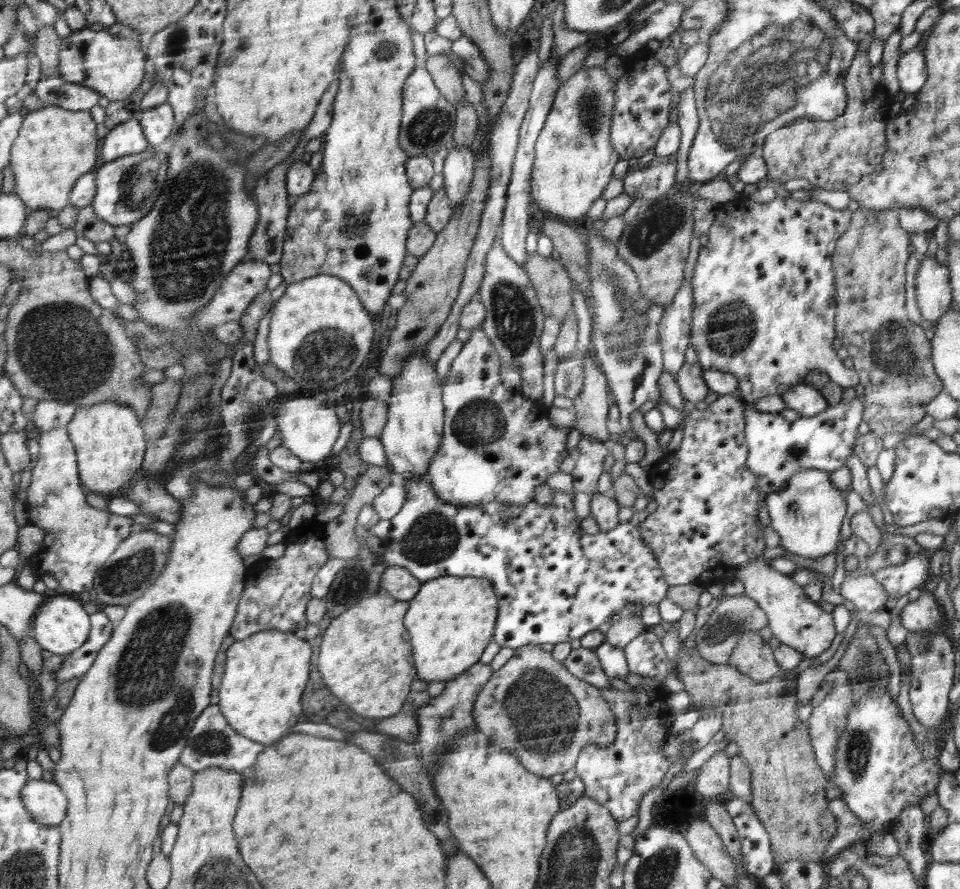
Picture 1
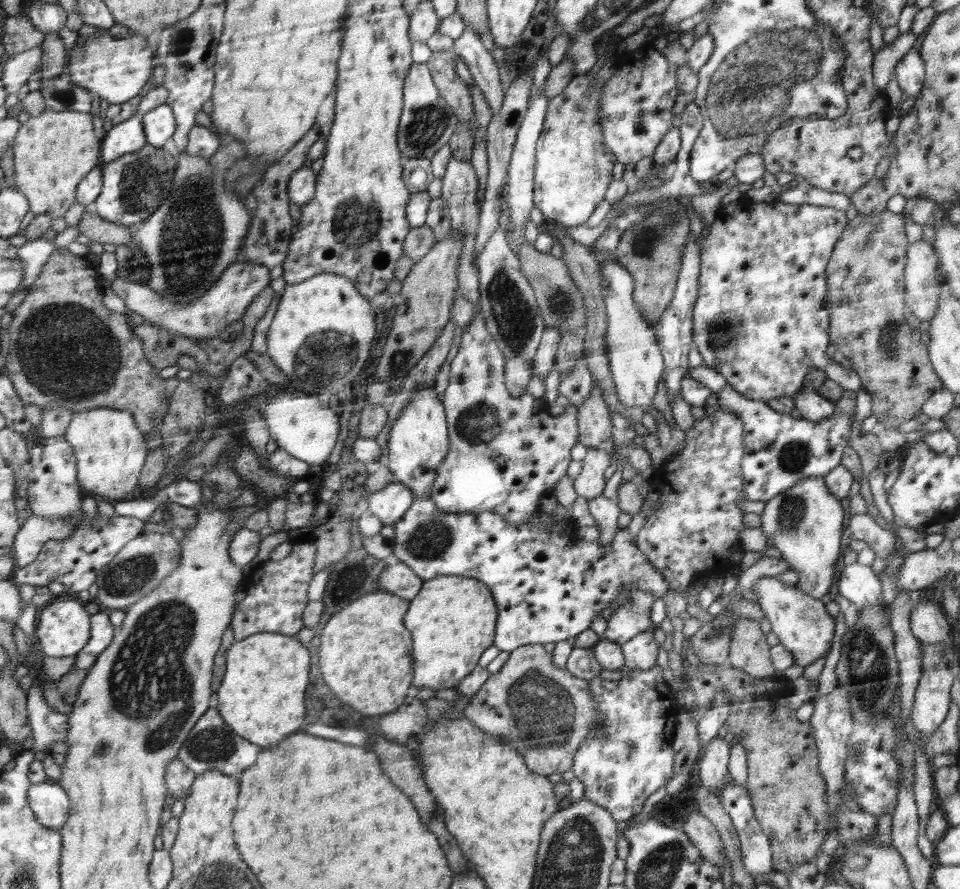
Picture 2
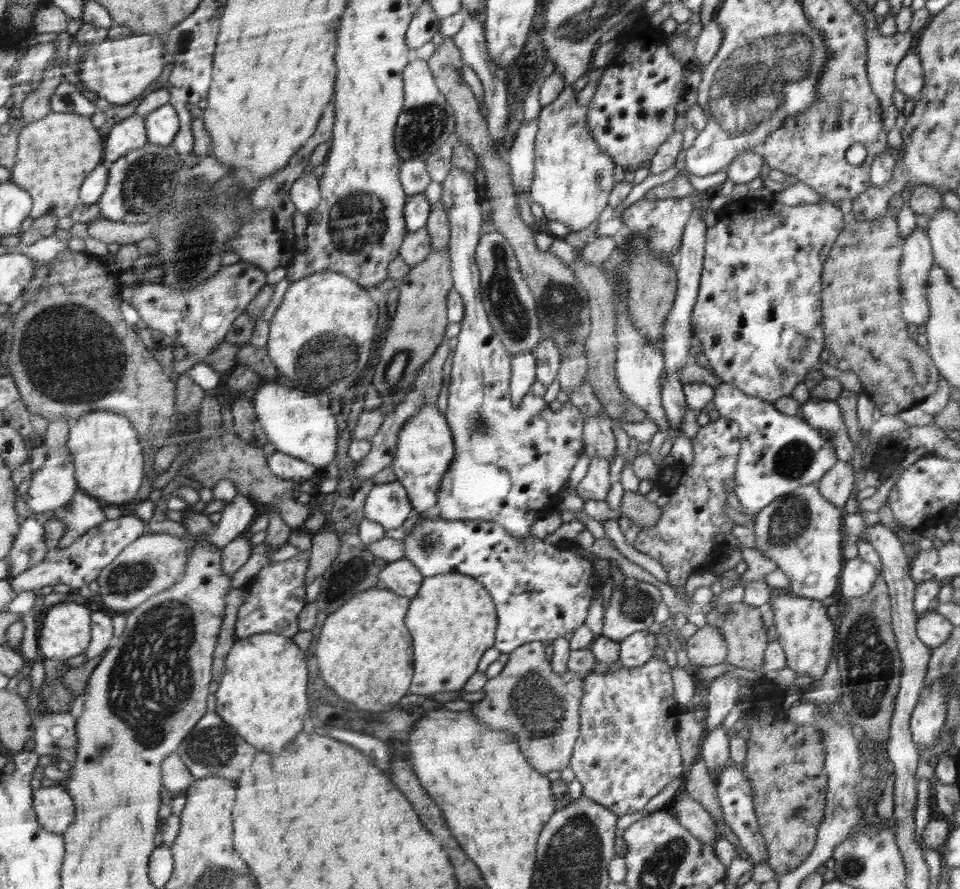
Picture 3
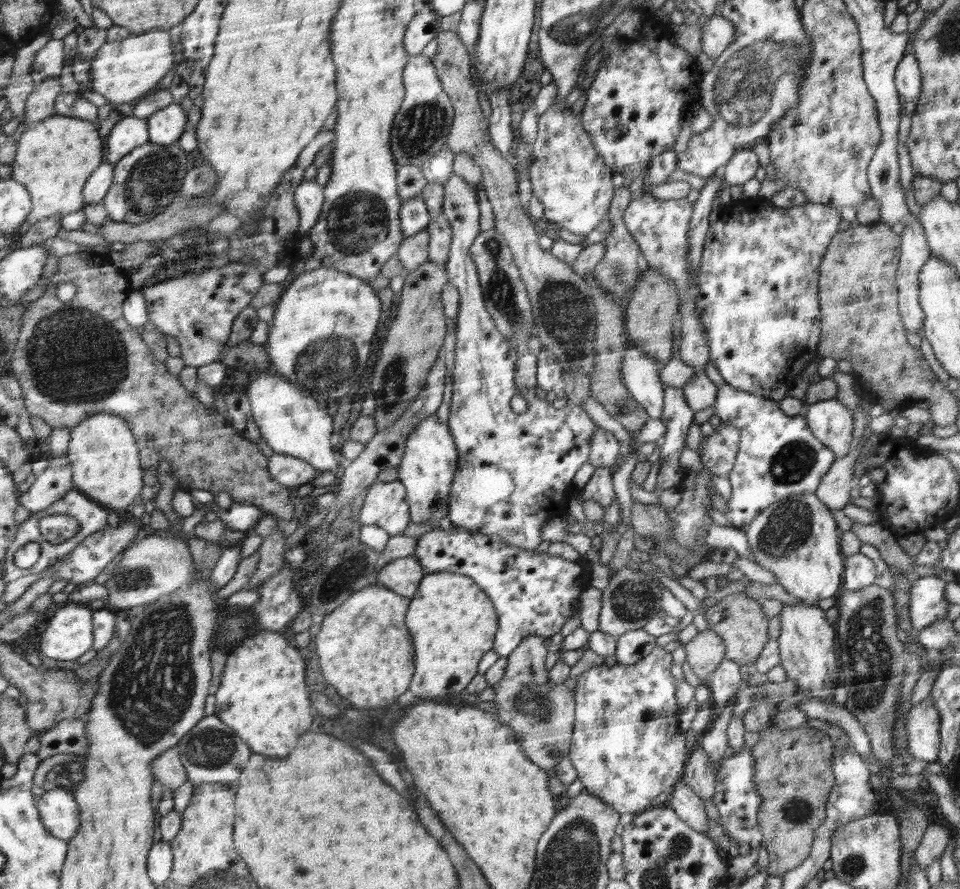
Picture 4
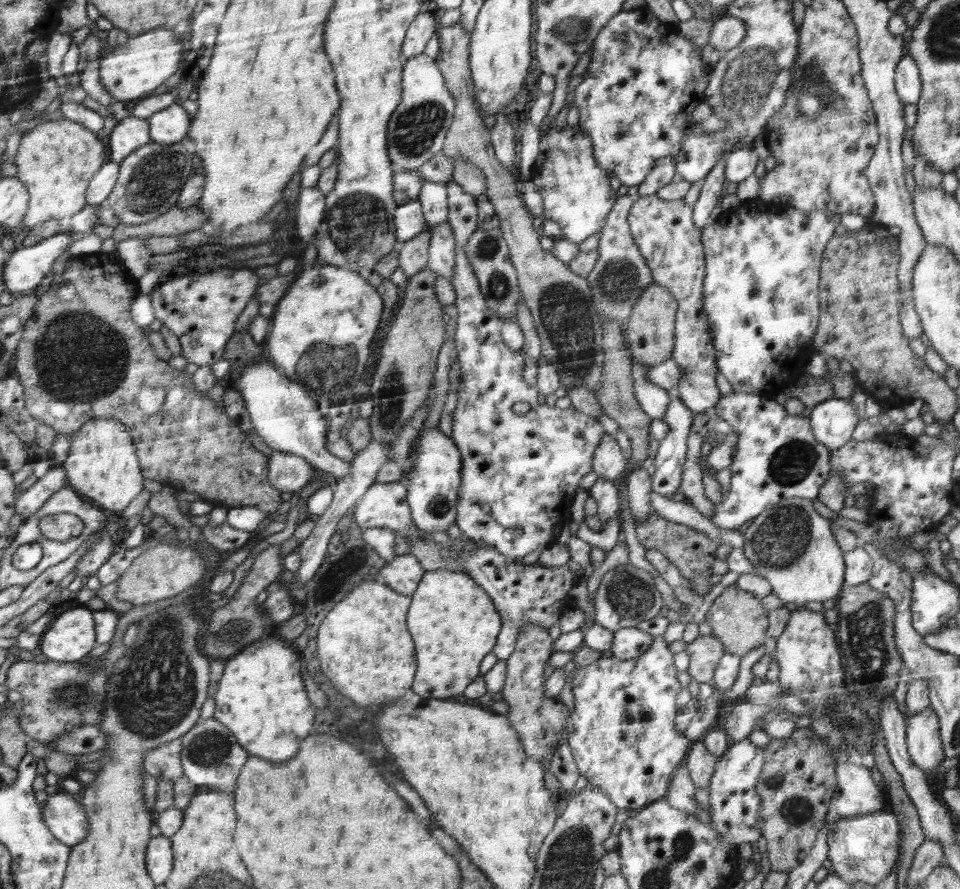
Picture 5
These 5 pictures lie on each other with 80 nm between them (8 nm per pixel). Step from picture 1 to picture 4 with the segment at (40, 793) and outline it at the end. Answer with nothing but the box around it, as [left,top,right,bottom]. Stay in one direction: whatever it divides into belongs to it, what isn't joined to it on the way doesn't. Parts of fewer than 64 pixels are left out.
[39,786,80,842]

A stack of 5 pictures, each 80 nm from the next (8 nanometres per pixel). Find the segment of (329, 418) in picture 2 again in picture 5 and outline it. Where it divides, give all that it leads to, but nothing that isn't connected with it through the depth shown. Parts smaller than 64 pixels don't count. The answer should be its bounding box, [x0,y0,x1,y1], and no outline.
[236,360,352,479]

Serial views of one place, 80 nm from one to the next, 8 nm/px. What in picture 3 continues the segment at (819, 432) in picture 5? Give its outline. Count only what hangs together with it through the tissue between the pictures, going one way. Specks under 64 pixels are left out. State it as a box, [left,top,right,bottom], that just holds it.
[801,396,857,462]

